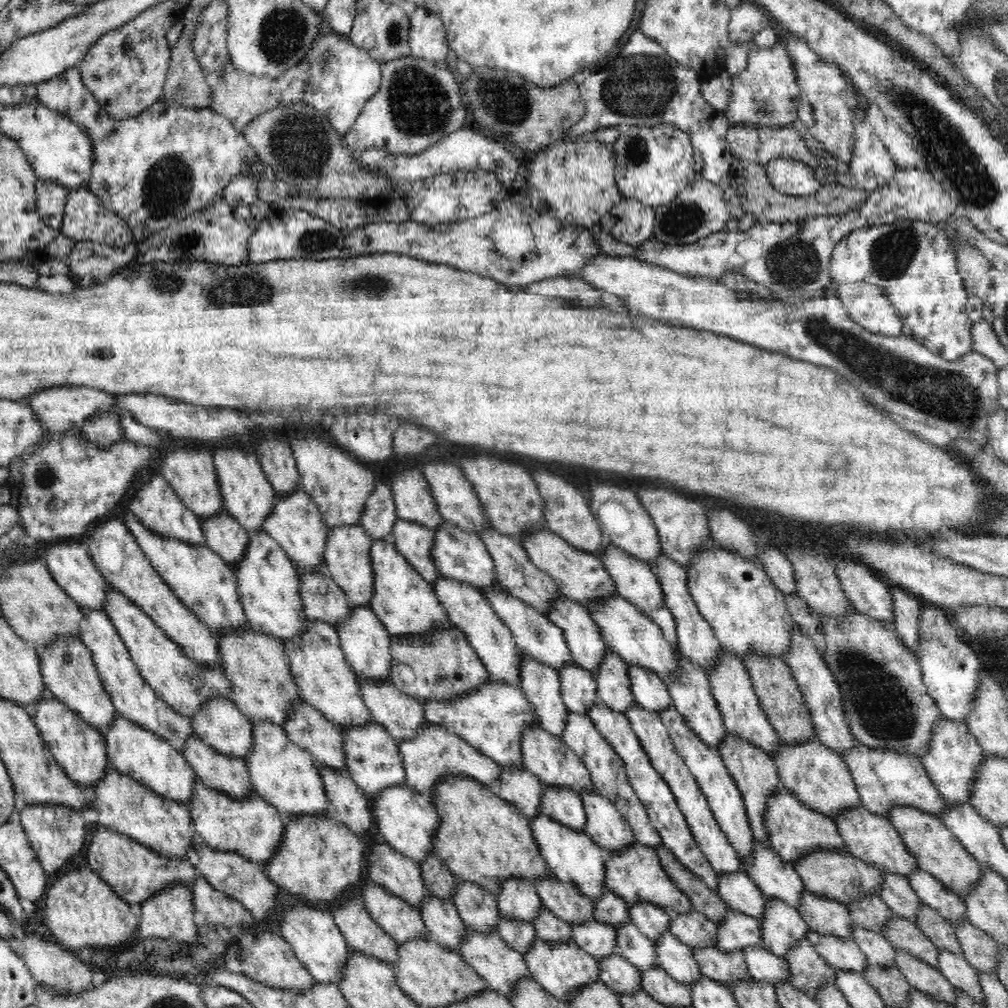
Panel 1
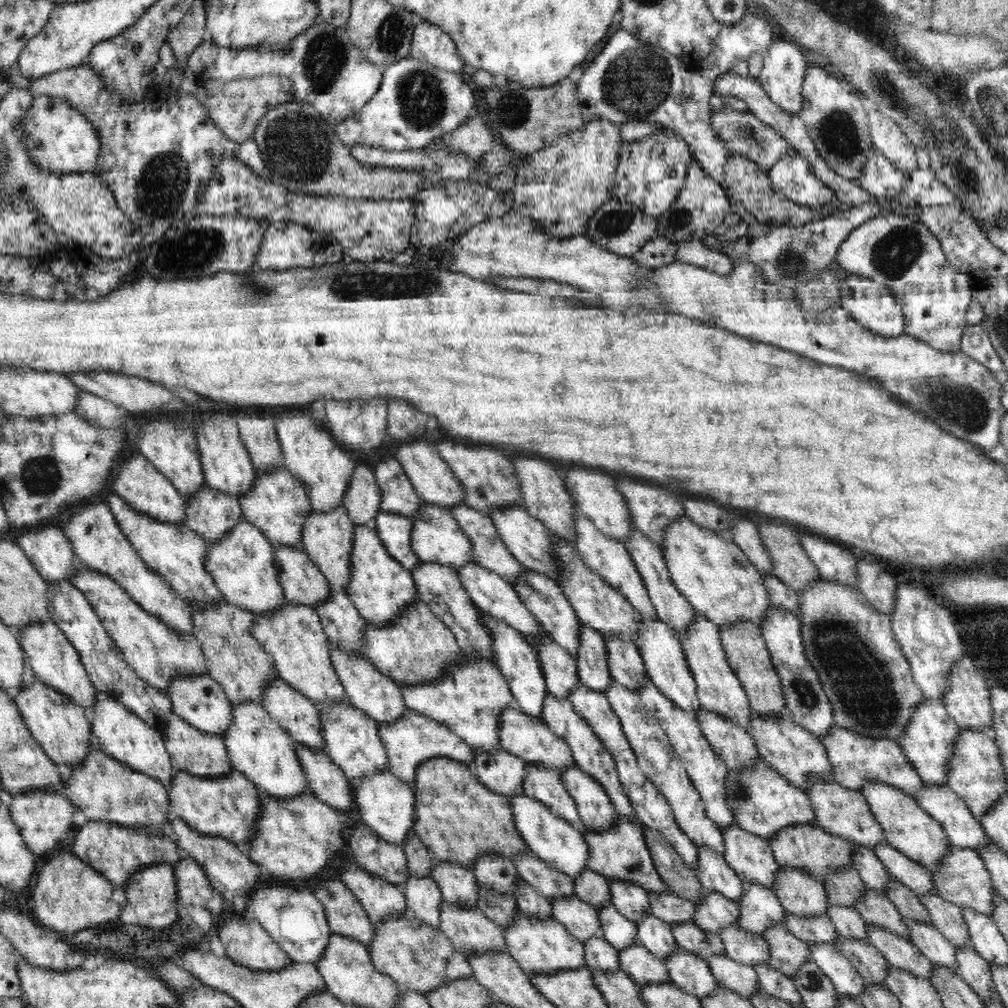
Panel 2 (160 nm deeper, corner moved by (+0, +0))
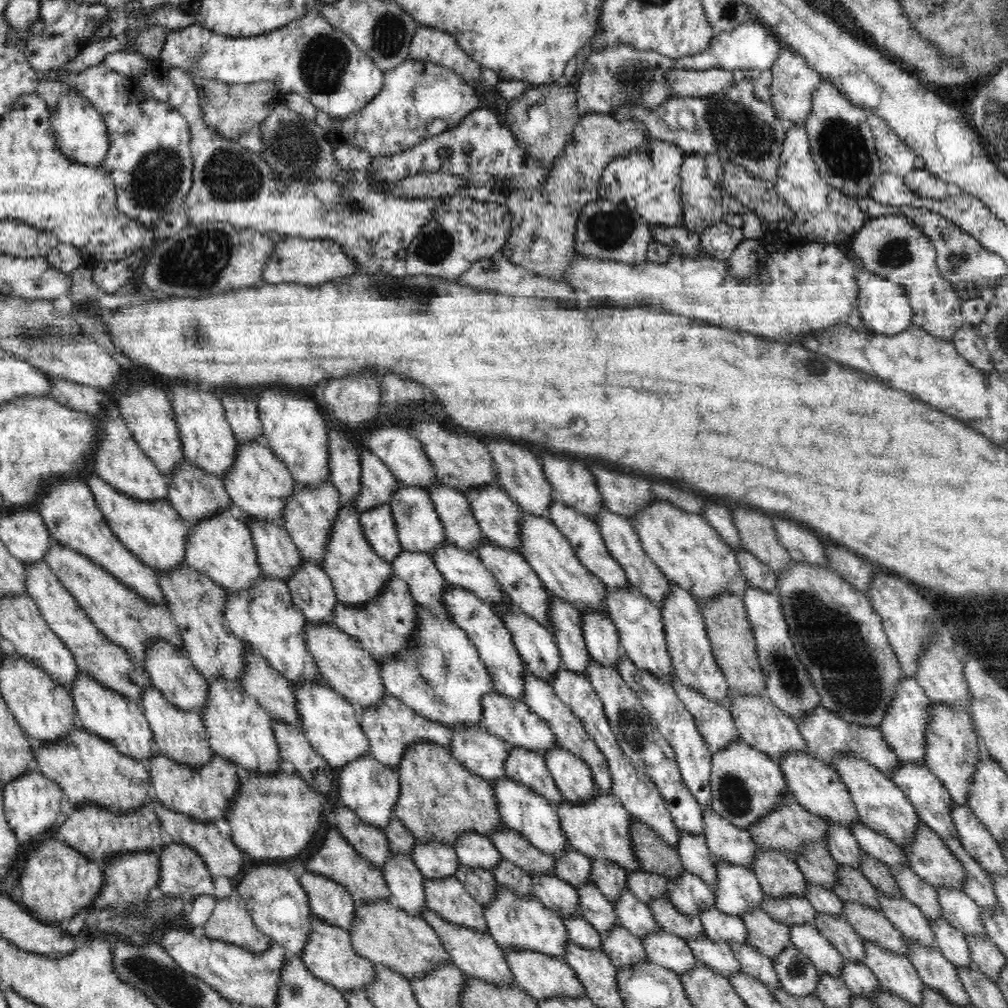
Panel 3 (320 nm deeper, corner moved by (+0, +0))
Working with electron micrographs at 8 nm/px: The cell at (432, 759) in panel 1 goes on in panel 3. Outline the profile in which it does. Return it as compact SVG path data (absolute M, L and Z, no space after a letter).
M388 691L383 694L381 700L380 704L359 711L360 725L370 741L368 754L377 762L397 771L404 751L414 742L432 742L452 748L452 731L446 725L423 718Z

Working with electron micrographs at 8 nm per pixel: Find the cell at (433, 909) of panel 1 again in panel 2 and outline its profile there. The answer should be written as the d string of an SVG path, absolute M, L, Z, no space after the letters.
M410 875L401 889L410 915L432 927L438 927L440 905L444 900L436 881L430 876L418 878Z

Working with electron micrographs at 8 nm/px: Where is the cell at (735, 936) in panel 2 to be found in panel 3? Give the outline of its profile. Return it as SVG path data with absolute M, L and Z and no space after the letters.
M716 907L700 911L699 917L705 934L716 943L748 943L746 925L741 917L723 913Z

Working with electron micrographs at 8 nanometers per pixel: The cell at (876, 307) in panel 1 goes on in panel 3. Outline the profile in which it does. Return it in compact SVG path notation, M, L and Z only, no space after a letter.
M868 271L856 274L856 282L859 287L858 313L868 331L872 334L892 336L910 328L912 307L900 285Z

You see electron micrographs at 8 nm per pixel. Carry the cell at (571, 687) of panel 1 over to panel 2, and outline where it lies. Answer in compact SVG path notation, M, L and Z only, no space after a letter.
M544 633L533 648L542 667L547 692L558 699L566 699L580 683L575 657Z

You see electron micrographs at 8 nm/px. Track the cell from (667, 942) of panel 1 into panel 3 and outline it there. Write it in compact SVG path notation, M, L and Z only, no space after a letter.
M629 889L621 890L619 899L613 905L619 924L637 937L646 938L660 929L650 907Z

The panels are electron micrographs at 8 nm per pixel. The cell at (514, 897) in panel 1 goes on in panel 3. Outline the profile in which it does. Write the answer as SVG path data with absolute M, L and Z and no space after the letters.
M476 831L465 833L453 846L459 862L466 866L480 866L491 871L503 858L496 846L490 841L489 836L477 834Z

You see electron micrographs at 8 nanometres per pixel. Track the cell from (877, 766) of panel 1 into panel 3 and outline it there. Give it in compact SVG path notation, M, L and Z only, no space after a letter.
M816 706L816 710L810 710L806 720L802 724L798 724L798 731L806 741L807 754L828 765L833 765L834 761L842 756L855 756L855 758L862 758L876 766L877 770L891 779L898 764L902 764L896 753L890 749L888 742L882 737L879 728L869 728L869 726L846 722L838 714L827 710L826 707Z

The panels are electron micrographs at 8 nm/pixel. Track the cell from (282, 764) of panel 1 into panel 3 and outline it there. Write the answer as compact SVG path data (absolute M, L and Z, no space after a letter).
M217 678L213 681L208 680L208 683L208 702L201 720L206 726L207 739L212 750L226 757L234 765L240 764L244 769L254 770L265 776L272 776L278 770L288 768L274 741L275 722L256 699L248 696L239 681L236 683L233 680Z

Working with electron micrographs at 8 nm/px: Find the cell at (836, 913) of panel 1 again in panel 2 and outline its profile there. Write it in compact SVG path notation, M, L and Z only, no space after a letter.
M781 865L771 889L788 913L798 917L827 915L830 902L823 881L802 869Z

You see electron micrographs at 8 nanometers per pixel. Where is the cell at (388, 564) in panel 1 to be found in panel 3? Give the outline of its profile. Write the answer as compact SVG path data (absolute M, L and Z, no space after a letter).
M341 504L325 542L324 560L321 562L322 570L332 581L337 600L346 605L370 602L381 591L384 583L395 575L391 563L382 560L366 540L360 515L353 506Z

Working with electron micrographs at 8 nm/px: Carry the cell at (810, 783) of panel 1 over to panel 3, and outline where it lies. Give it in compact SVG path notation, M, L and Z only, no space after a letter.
M732 692L729 694L729 700L727 707L736 722L740 738L743 742L752 746L752 749L768 754L770 759L777 762L778 765L784 756L788 754L788 750L808 752L806 741L798 731L798 724L776 707L767 696L737 696L736 692Z

